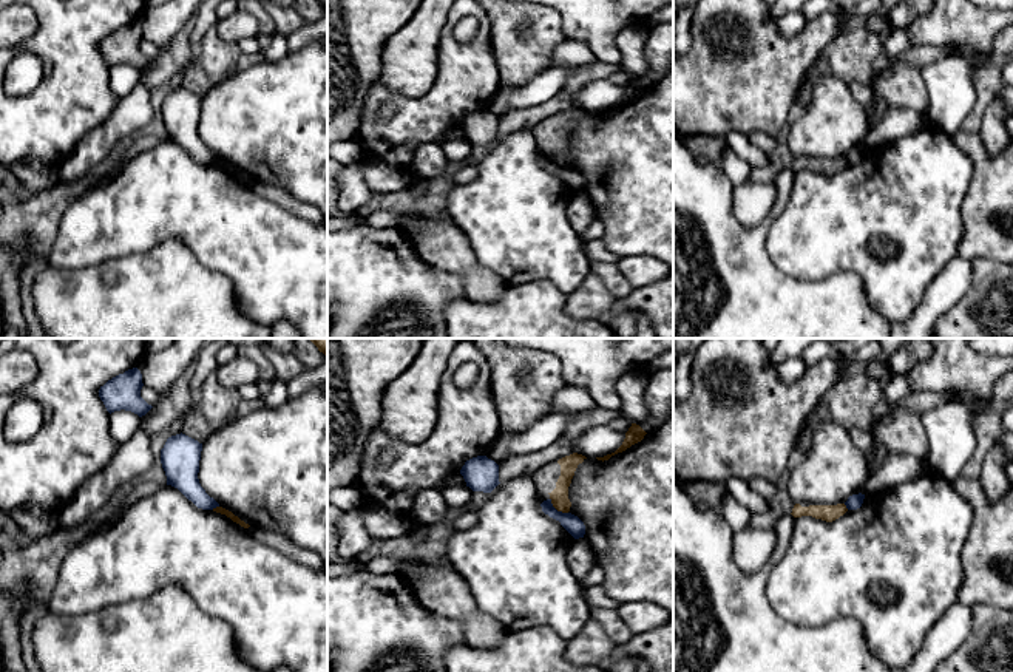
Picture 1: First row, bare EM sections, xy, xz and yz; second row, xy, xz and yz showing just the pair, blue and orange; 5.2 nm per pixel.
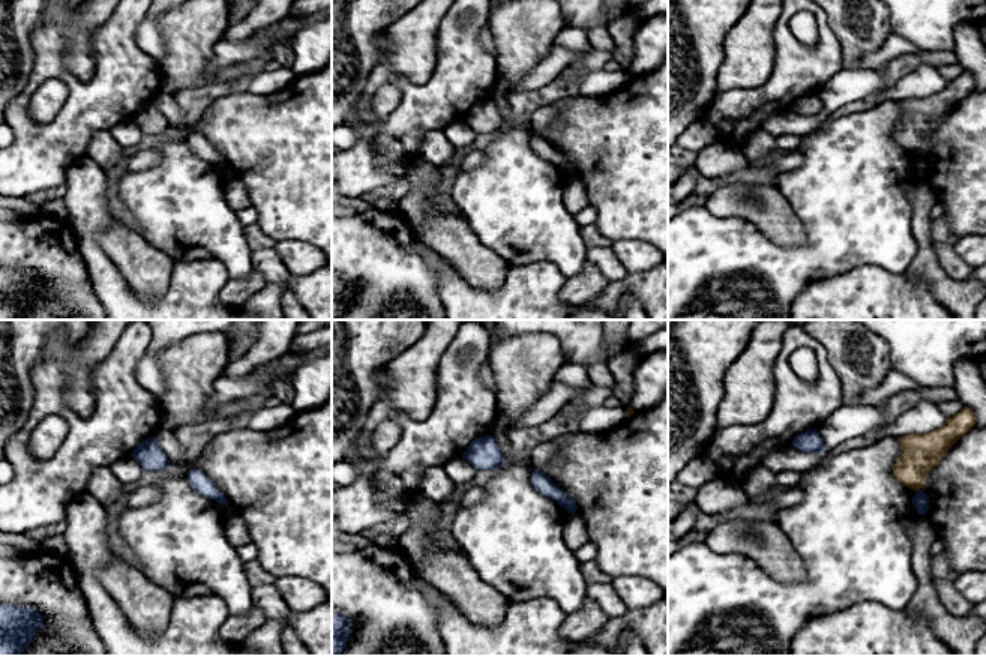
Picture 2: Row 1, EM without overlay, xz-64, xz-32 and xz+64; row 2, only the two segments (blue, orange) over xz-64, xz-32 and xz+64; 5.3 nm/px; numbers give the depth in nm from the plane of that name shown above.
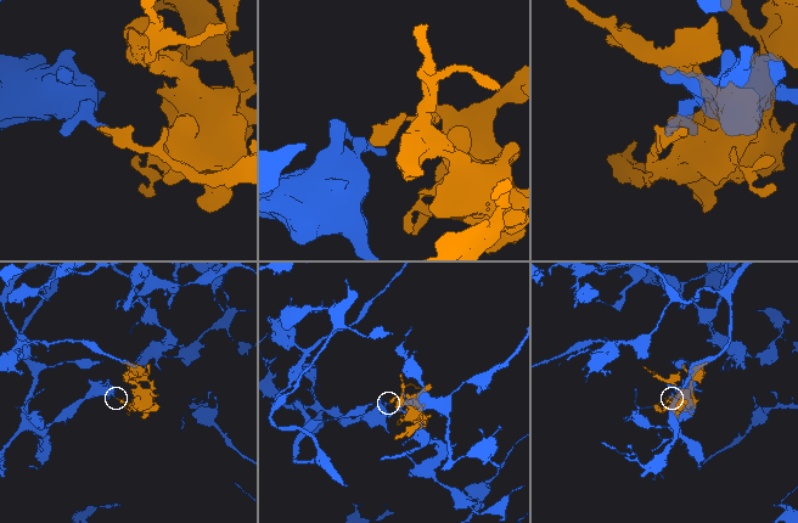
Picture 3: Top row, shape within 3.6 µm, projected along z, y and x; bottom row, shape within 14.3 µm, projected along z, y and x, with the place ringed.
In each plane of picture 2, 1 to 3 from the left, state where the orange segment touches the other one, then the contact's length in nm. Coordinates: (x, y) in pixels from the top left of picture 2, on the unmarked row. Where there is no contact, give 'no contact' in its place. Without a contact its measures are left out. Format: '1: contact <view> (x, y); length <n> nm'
1: no contact
2: no contact
3: no contact

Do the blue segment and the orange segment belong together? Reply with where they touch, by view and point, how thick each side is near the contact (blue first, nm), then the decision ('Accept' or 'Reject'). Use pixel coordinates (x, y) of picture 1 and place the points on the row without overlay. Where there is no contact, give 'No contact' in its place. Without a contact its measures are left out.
Touches blue at xz (555, 162). Thickness 90 nm (blue) against 100 nm. Reject

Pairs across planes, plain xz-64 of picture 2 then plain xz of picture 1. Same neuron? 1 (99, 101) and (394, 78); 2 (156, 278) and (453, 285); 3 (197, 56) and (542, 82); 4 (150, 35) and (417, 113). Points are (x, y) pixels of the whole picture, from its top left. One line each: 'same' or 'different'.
1: different
2: different
3: different
4: different

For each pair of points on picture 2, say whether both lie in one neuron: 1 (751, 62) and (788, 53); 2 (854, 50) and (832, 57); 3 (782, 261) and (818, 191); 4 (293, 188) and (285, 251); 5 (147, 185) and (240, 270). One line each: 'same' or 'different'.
1: different
2: different
3: same
4: different
5: same

